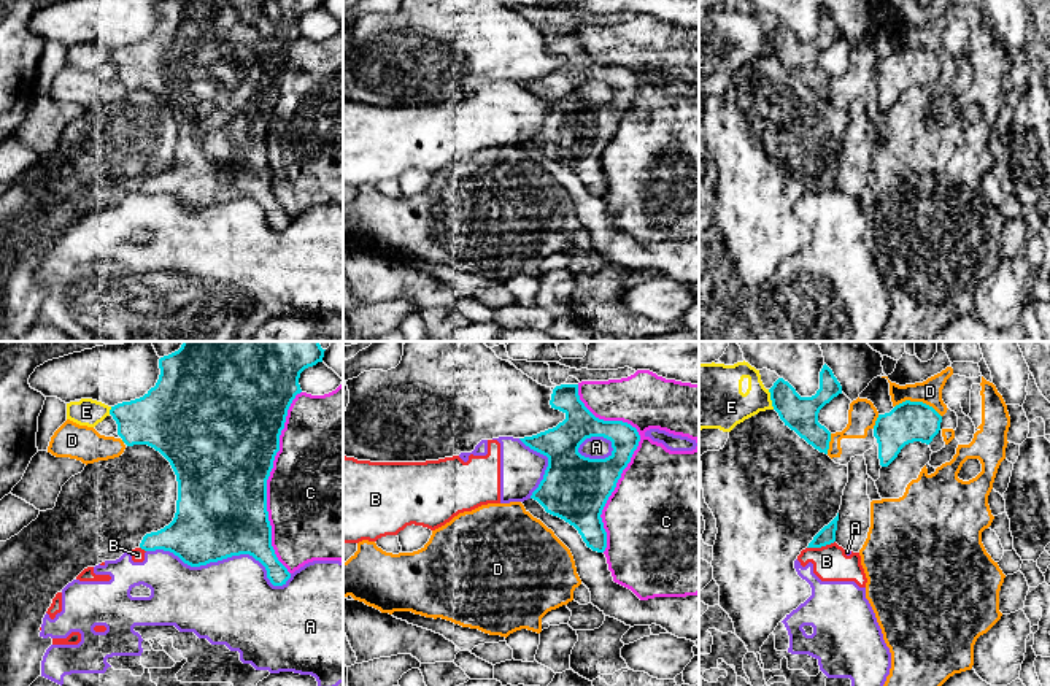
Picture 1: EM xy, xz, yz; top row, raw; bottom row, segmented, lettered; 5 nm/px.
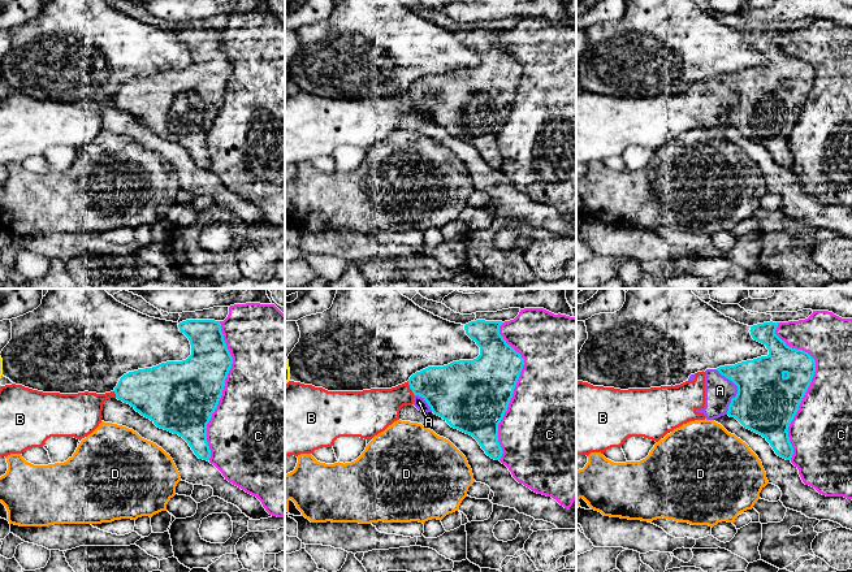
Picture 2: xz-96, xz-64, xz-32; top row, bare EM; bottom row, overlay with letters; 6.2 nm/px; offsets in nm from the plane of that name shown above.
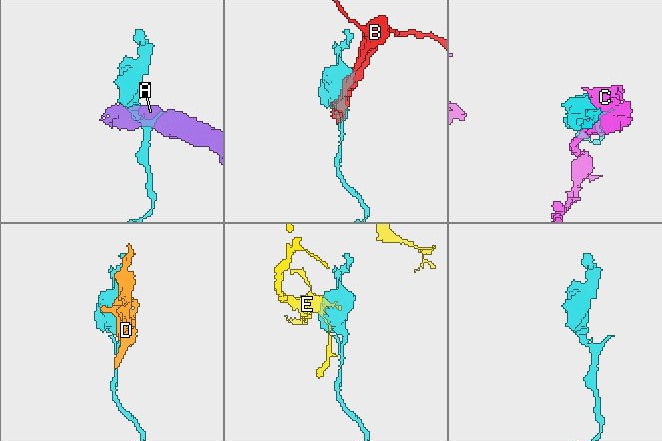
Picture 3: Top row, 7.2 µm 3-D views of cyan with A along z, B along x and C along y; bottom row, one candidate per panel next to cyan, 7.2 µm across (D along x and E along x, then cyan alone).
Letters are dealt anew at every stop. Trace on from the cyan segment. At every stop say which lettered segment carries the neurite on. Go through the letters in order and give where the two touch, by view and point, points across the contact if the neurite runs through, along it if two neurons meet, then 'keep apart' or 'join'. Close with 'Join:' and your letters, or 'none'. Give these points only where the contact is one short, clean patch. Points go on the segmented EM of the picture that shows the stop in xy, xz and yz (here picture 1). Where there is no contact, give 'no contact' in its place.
A: meets cyan in xy at (223, 558); keep apart
B: meets cyan in yz at (820, 547); border along yz (834, 540), (807, 548); keep apart
C: meets cyan in xz at (633, 453); keep apart
D: meets cyan in yz at (918, 402); keep apart
E: meets cyan in yz at (771, 399); keep apart
Join: none

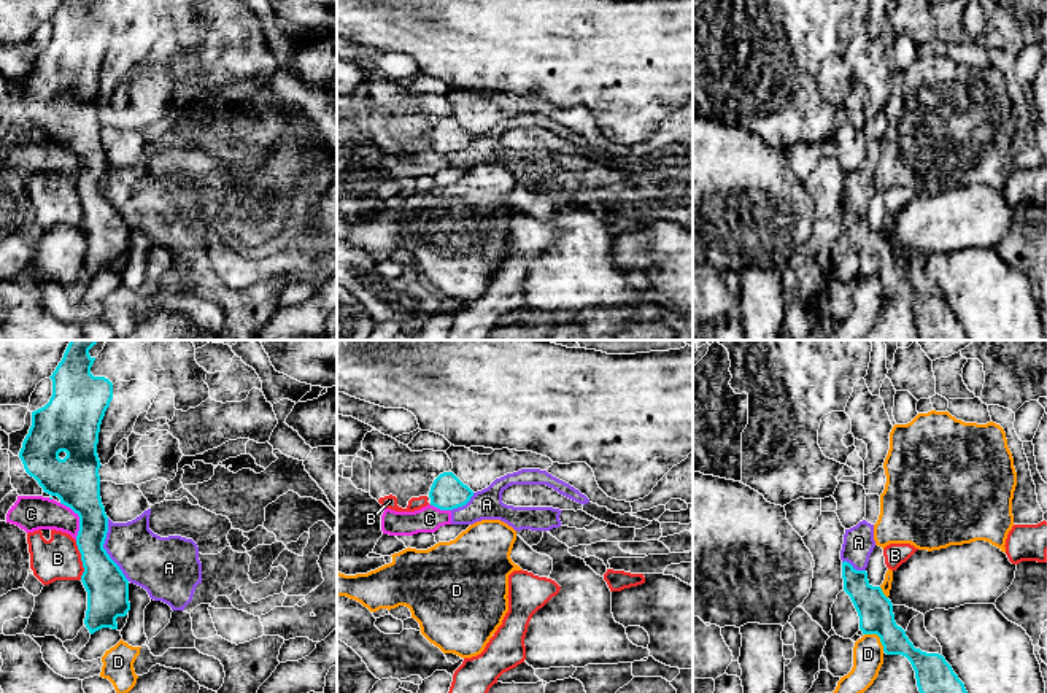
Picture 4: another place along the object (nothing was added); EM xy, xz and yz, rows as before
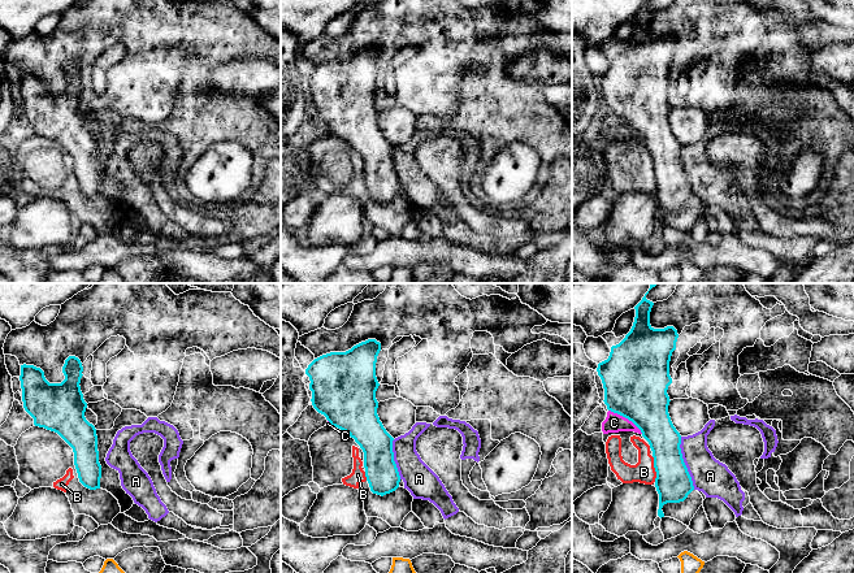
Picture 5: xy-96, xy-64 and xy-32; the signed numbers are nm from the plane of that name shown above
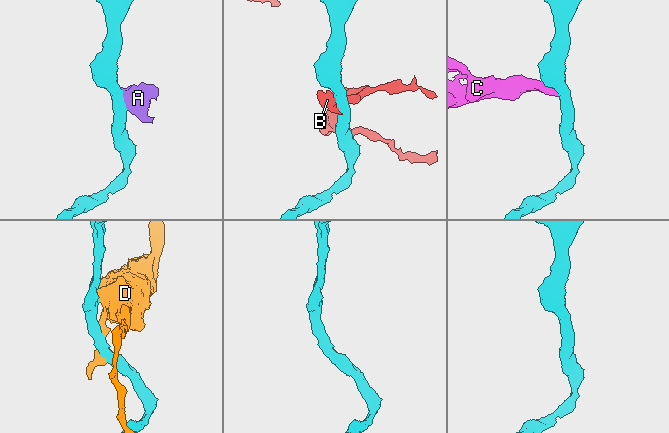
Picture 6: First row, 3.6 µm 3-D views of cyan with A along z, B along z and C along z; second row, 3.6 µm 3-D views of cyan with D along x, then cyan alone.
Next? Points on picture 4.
A: meets cyan in xy at (105, 550); border along xy (107, 518), (104, 549), (129, 580); keep apart
B: meets cyan in xy at (81, 560); border along xy (75, 541), (83, 568), (81, 579); keep apart
C: meets cyan in xy at (80, 518); border along xy (59, 503), (65, 504), (78, 517), (77, 539); keep apart
D: meets cyan in yz at (879, 636); keep apart
Join: none

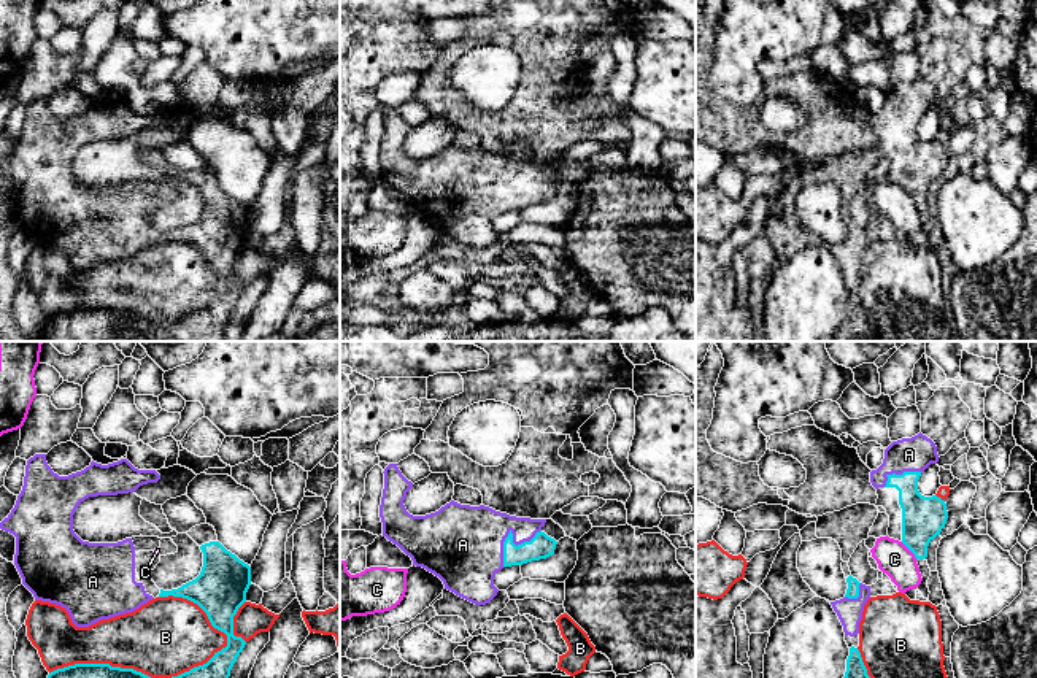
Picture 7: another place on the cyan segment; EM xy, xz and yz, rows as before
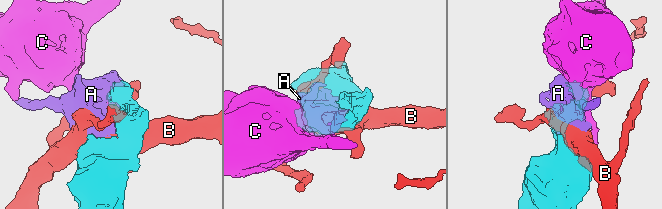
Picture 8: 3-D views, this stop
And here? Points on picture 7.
A: meets cyan in xz at (512, 534); join
B: meets cyan in xy at (200, 607); keep apart
C: meets cyan in yz at (909, 548); keep apart
Join: A

